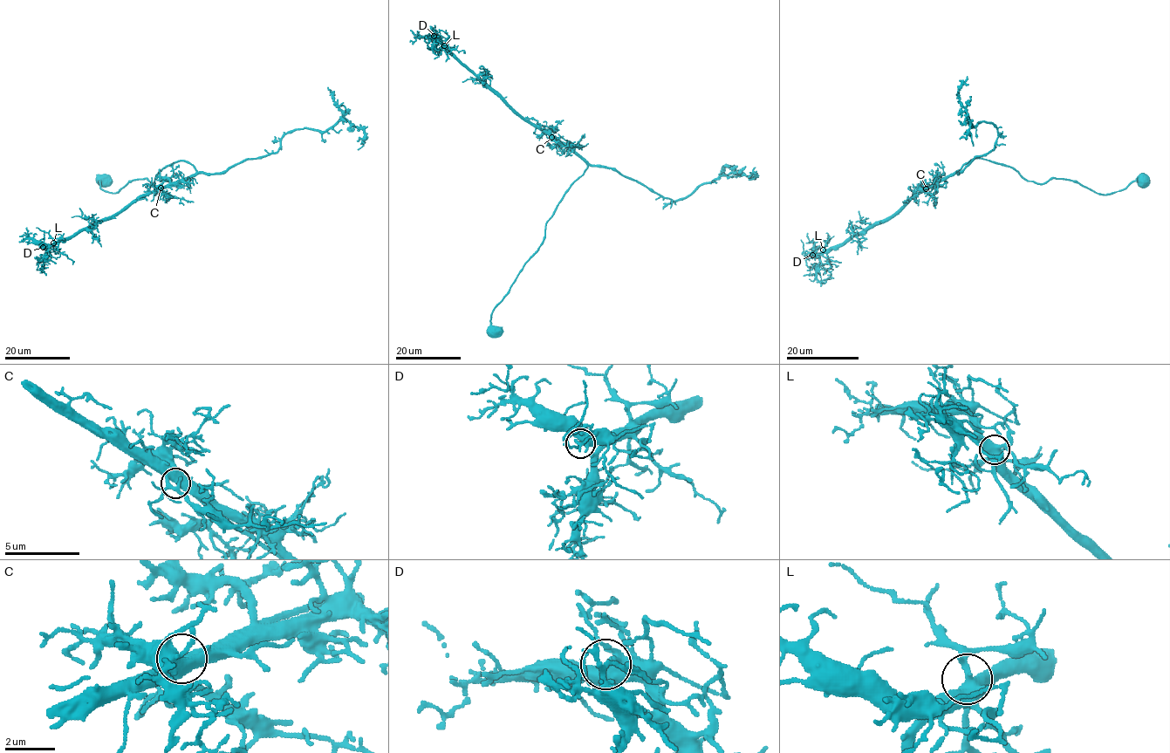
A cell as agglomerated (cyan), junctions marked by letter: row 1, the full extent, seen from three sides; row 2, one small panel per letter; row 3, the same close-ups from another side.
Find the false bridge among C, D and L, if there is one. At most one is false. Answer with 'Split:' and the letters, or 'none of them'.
Split: none of them

